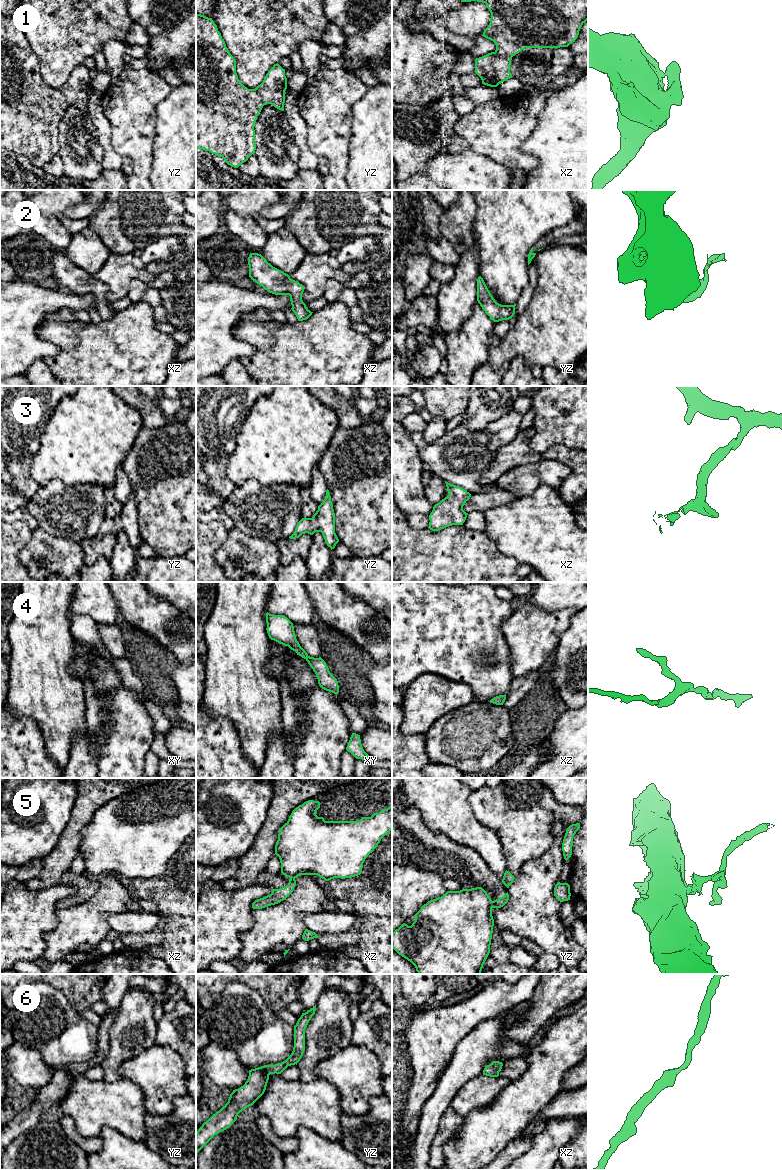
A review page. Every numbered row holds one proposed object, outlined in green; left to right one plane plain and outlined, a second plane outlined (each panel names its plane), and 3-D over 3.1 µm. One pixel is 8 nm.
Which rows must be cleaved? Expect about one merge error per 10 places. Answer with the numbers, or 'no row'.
5

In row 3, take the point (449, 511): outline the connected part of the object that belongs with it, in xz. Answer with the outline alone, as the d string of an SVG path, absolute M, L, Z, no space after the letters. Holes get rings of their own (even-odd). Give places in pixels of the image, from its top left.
M446 482L448 496L435 504L429 515L429 529L439 531L452 525L463 525L468 513L463 506L471 494L463 488Z

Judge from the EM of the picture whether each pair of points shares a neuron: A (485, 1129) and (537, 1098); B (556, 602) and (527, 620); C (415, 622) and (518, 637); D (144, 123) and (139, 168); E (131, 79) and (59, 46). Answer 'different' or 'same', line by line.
A: same
B: different
C: different
D: same
E: different

